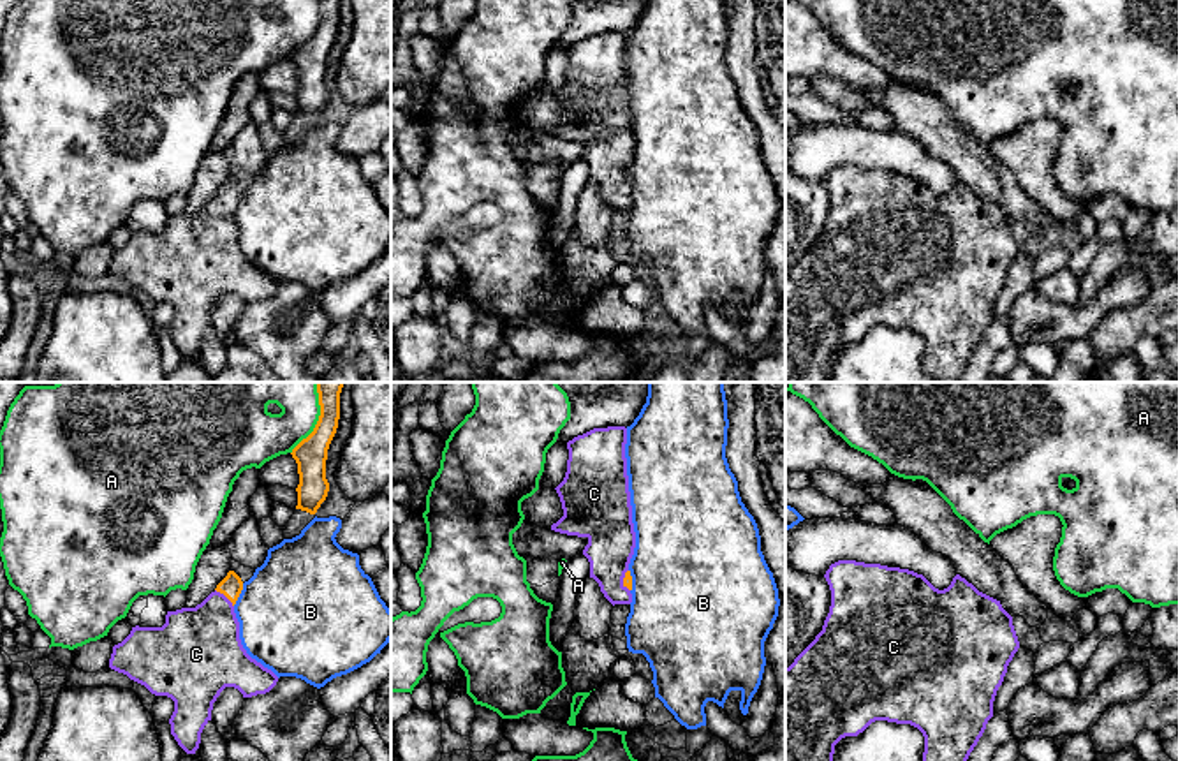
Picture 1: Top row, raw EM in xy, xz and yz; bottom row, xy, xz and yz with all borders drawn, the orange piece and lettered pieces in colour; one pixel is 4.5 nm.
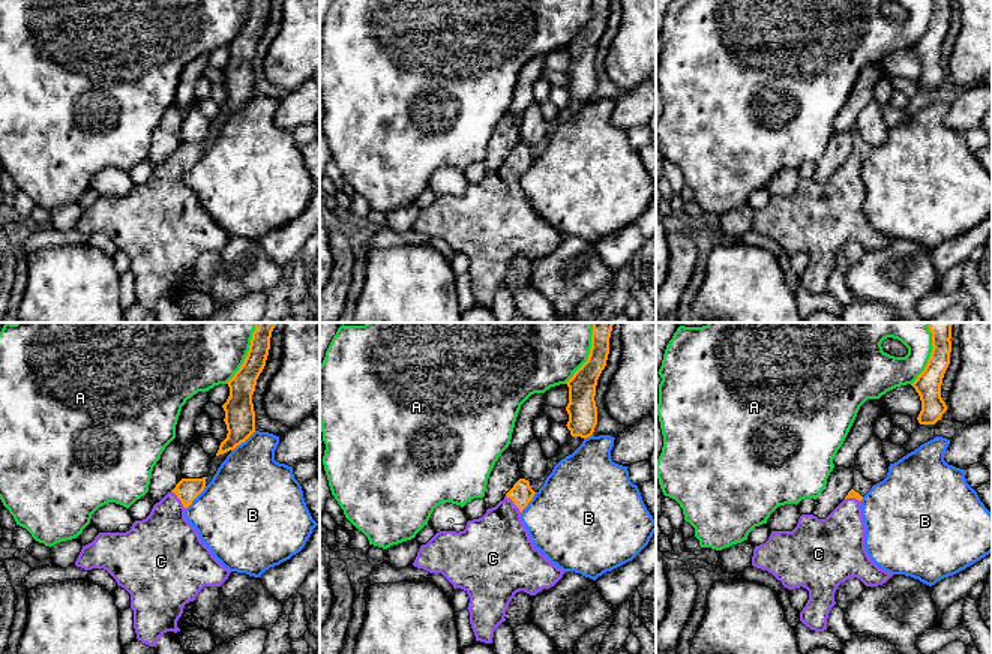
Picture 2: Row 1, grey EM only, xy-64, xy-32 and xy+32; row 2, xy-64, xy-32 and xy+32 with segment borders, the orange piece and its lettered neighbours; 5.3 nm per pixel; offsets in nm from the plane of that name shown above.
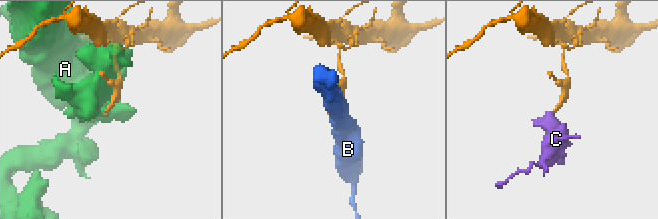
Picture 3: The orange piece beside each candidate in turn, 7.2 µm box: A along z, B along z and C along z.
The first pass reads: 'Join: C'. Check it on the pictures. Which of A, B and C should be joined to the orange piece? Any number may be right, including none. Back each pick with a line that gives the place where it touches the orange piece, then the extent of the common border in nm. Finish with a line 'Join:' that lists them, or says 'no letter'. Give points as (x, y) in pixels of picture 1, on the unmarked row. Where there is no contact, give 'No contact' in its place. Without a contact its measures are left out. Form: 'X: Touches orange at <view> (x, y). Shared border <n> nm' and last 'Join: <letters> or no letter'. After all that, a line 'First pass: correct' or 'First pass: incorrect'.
C: Touches orange at xy (226, 201). Shared border 120 nm
Join: C
First pass: correct

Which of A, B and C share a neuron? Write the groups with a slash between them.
A / B / C

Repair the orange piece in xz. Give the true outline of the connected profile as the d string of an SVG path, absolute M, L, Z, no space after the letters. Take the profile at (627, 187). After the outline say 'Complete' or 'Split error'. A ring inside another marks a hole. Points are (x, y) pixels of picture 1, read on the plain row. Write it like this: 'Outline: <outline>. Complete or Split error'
Outline: M593 33L567 48L563 86L555 93L563 122L551 136L586 143L583 160L604 203L615 210L632 208L629 176L636 153L627 81L627 33Z. Split error

